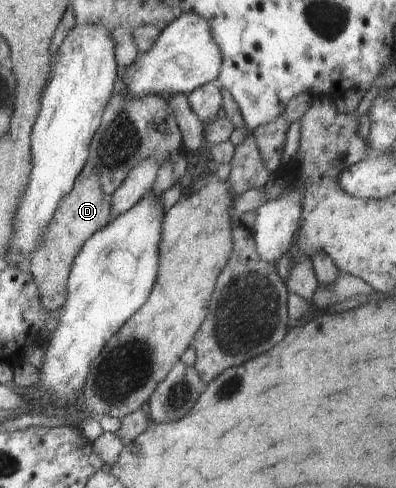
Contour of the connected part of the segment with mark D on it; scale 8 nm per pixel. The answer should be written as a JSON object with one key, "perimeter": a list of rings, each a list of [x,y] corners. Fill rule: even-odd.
{"perimeter":[[[83,170],[73,183],[73,188],[60,200],[53,219],[42,235],[40,246],[29,257],[29,270],[37,286],[39,304],[50,315],[57,313],[67,298],[67,278],[71,264],[81,251],[83,244],[95,232],[112,222],[111,196],[102,191],[98,176],[91,170]]]}

